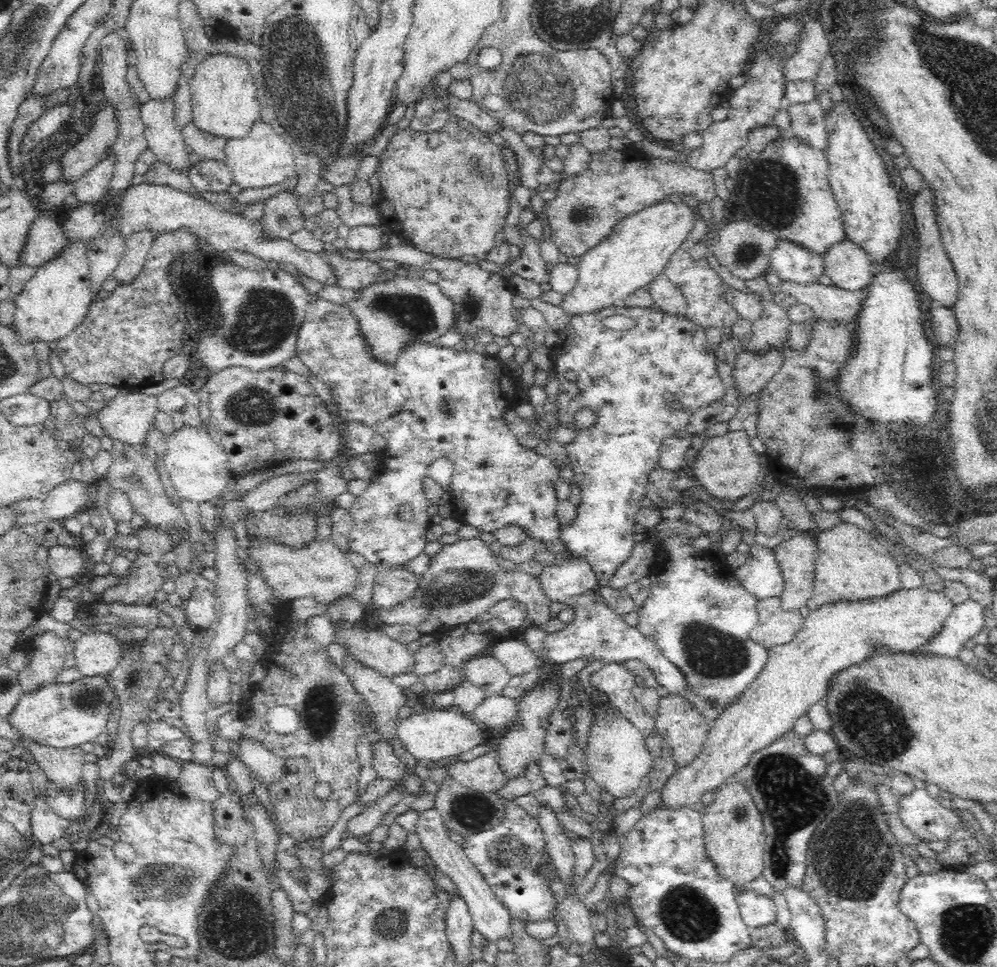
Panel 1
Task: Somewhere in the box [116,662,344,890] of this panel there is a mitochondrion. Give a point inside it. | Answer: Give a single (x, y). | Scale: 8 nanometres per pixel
(320, 714)

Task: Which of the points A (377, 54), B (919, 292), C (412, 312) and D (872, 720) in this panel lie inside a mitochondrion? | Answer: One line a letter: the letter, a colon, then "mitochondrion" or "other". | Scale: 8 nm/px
A: other
B: other
C: mitochondrion
D: mitochondrion

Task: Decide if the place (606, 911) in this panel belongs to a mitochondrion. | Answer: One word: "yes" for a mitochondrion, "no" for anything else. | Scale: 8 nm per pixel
no

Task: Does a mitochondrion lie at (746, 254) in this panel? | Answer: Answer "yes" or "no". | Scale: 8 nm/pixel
yes

